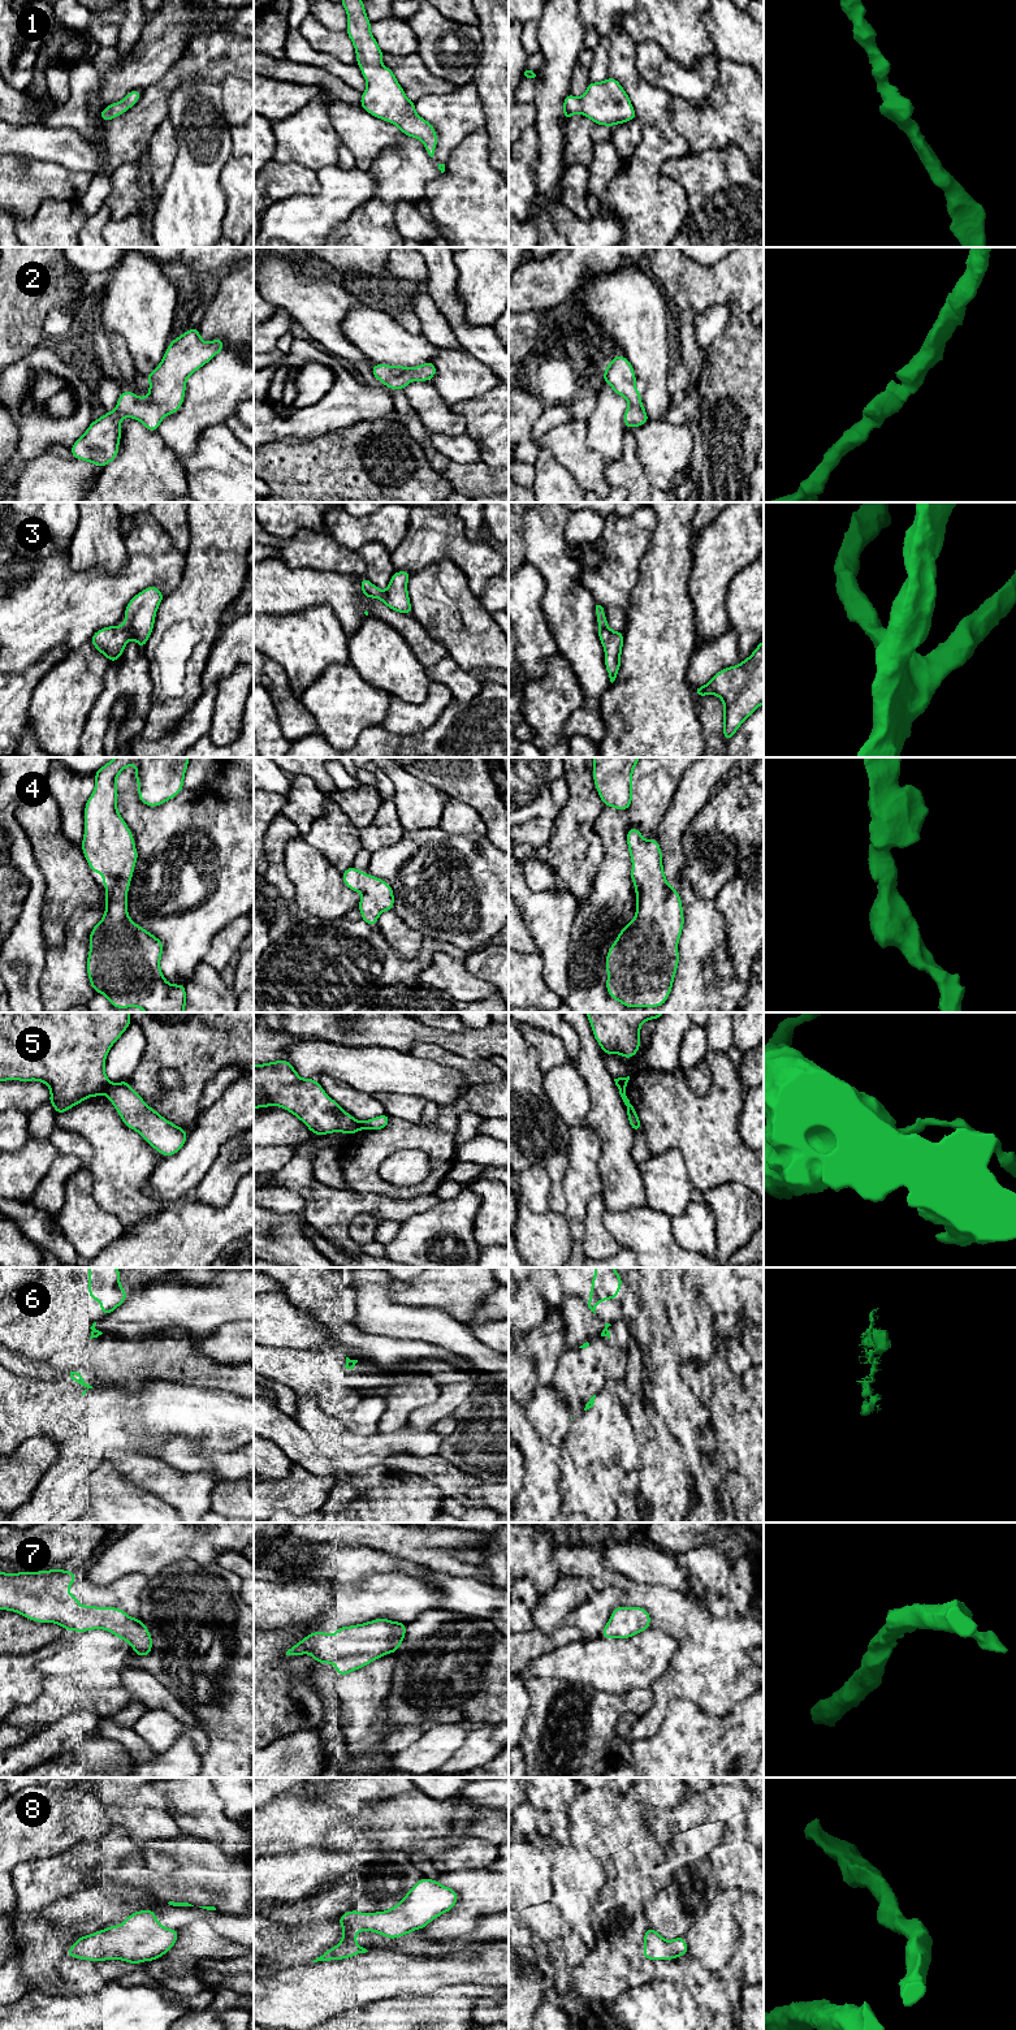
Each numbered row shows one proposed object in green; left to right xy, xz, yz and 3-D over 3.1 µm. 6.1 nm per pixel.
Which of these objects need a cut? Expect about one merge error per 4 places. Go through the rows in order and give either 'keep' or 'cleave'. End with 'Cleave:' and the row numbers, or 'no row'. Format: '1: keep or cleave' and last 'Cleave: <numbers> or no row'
1: keep
2: keep
3: keep
4: keep
5: cleave
6: cleave
7: keep
8: keep
Cleave: 5, 6

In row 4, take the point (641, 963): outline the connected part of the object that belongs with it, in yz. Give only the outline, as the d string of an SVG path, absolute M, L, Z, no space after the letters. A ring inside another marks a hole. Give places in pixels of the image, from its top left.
M637 828L627 832L631 880L636 891L636 915L619 932L606 955L606 990L624 1007L660 1007L671 992L679 963L678 942L684 925L679 891L669 885L657 839L644 839Z

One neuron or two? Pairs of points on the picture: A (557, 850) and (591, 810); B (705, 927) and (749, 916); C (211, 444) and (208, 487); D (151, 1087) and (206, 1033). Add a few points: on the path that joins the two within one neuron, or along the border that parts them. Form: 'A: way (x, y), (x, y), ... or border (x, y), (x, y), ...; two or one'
A: way (567, 839), (583, 824), (583, 820); one
B: border (714, 901), (725, 923), (729, 951); two
C: way (213, 454), (213, 476); one
D: way (154, 1070), (189, 1035); one

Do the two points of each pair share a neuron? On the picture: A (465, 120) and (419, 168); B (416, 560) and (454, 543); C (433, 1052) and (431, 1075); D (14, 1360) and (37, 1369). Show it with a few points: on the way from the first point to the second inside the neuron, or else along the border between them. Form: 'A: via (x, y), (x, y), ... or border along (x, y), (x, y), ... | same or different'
A: via (452, 133), (442, 151), (432, 162) | same
B: via (426, 551), (433, 543), (445, 543) | same
C: border along (409, 1052), (416, 1057), (461, 1071) | different
D: via (20, 1365), (31, 1369) | same

